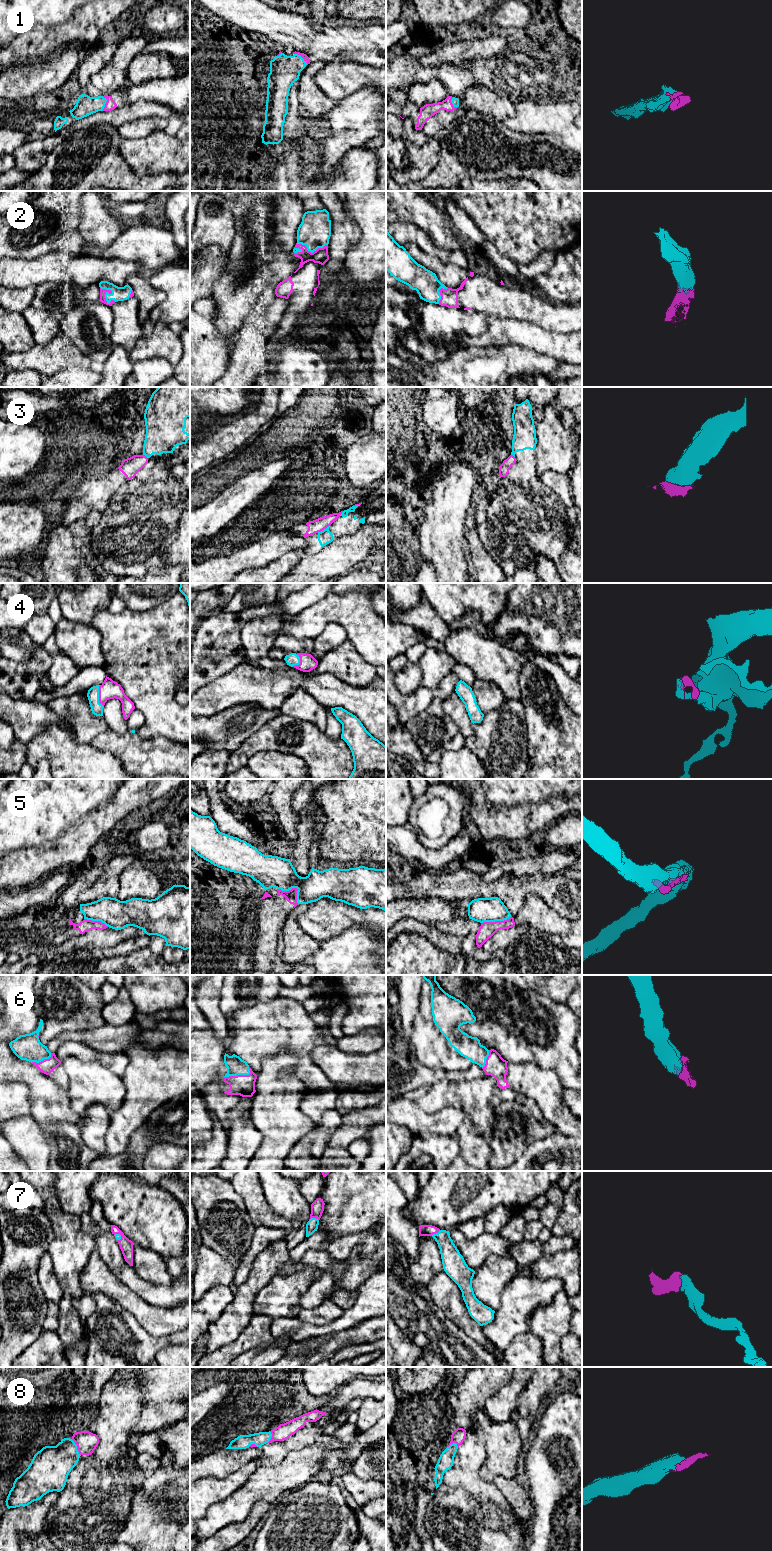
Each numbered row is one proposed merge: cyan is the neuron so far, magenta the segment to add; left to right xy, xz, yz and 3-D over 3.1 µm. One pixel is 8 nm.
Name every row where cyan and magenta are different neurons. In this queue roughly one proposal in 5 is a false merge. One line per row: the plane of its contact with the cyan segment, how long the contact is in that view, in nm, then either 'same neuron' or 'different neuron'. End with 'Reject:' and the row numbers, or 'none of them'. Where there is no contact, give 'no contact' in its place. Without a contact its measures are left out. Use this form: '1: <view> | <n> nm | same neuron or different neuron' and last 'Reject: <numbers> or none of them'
1: xz | 140 nm | same neuron
2: xy | 180 nm | same neuron
3: xz | 110 nm | different neuron
4: xy | 180 nm | same neuron
5: xz | 220 nm | different neuron
6: xz | 220 nm | same neuron
7: xz | 80 nm | same neuron
8: xy | 150 nm | same neuron
Reject: 3, 5

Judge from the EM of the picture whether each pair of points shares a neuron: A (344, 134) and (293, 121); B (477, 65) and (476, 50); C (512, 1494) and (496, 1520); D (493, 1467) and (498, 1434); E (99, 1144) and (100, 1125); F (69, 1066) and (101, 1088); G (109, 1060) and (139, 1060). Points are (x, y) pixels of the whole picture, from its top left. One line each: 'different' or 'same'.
A: different
B: different
C: different
D: same
E: same
F: same
G: different

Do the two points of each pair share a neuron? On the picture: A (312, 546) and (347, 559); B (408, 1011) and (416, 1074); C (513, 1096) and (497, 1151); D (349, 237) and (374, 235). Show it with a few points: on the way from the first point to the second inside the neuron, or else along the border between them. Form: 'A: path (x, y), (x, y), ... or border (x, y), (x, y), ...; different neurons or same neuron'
A: border (342, 536), (333, 539), (319, 551), (306, 554); different neurons
B: path (406, 1027), (401, 1037), (401, 1058); same neuron
C: border (501, 1101), (519, 1101), (527, 1108), (531, 1115); different neurons
D: border (359, 230), (359, 239), (349, 248), (346, 256); different neurons

